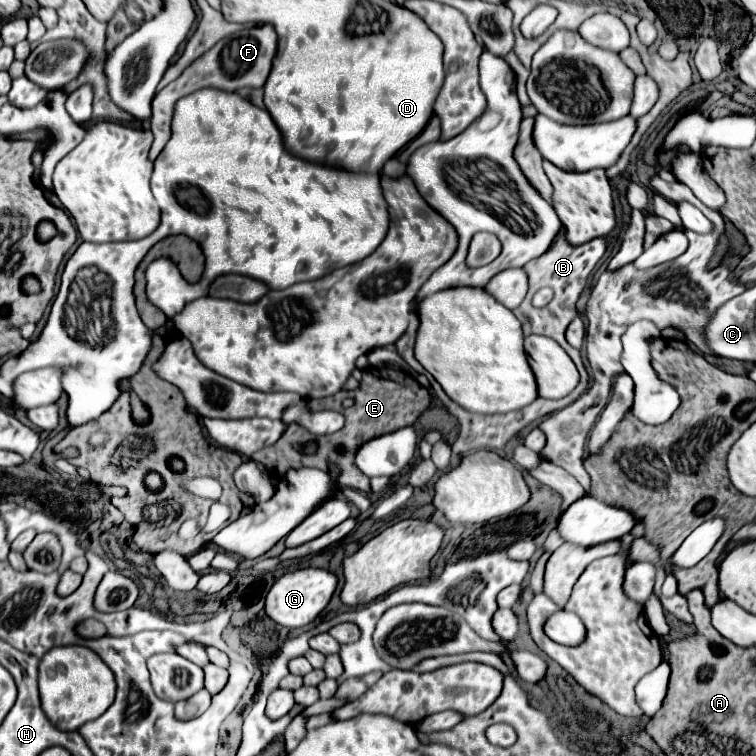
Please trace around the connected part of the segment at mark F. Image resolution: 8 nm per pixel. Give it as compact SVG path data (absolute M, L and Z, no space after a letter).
M261 24L253 28L239 30L223 40L219 40L211 50L207 50L201 58L197 58L191 66L183 70L183 74L167 84L161 92L153 98L153 118L151 118L151 132L153 132L153 144L149 150L149 160L155 160L163 146L167 144L171 136L171 118L173 118L173 106L179 98L201 90L201 88L219 88L227 92L235 92L239 88L261 88L269 76L271 60L277 52L277 34L271 24Z

